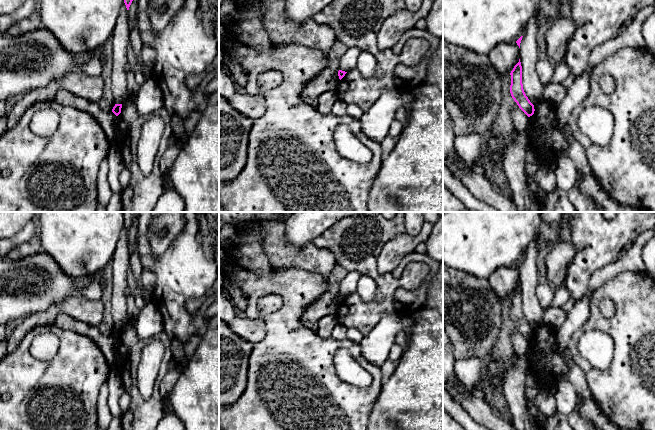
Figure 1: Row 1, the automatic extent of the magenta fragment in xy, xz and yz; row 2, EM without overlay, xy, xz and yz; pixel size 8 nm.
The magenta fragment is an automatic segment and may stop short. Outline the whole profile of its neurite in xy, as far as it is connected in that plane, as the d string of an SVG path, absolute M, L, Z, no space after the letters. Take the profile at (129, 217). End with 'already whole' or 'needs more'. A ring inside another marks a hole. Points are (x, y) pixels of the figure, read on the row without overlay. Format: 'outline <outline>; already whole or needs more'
outline M124 212L124 227L126 229L127 234L134 223L134 221L139 218L142 212Z; already whole

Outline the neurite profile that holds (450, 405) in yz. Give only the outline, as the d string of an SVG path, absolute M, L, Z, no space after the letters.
M443 385L443 408L465 429L465 430L490 430L475 422L466 410L447 392Z

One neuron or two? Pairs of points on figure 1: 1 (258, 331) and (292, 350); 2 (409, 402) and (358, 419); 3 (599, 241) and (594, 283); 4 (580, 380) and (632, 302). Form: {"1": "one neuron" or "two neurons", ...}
{"1": "two neurons", "2": "two neurons", "3": "two neurons", "4": "two neurons"}

